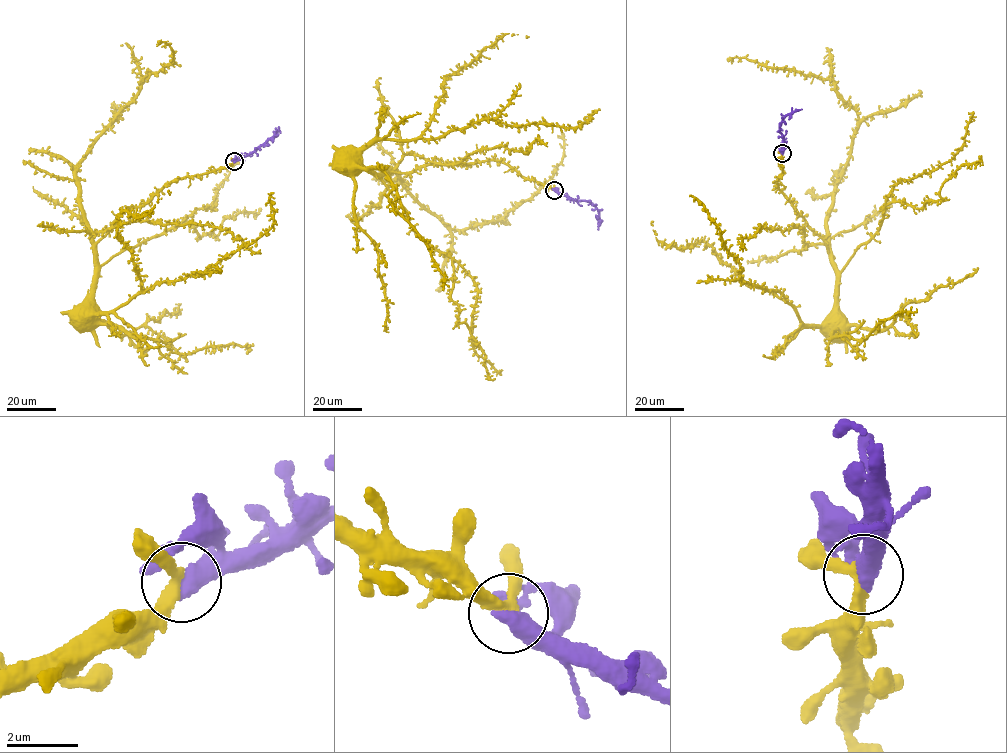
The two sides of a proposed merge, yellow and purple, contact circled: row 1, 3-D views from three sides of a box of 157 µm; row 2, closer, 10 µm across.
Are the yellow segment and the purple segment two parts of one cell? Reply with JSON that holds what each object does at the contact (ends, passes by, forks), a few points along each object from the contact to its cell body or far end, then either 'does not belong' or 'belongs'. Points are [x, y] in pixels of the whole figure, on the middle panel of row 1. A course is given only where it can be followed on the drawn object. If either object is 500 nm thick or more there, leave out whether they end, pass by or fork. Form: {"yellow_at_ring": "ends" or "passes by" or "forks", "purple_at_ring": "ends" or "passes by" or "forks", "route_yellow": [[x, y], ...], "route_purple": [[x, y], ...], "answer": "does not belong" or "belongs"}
{"route_yellow": [[554, 189], [525, 179], [514, 169], [494, 160], [428, 164], [409, 172], [380, 175], [334, 164]], "route_purple": [[554, 190], [574, 199], [587, 200], [595, 207], [599, 214], [598, 230]], "answer": "belongs"}

